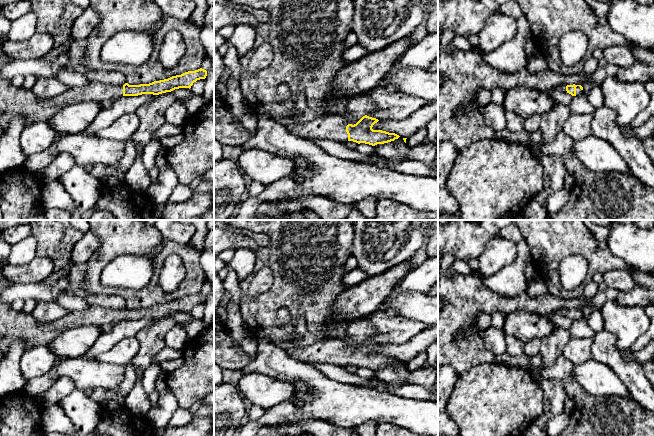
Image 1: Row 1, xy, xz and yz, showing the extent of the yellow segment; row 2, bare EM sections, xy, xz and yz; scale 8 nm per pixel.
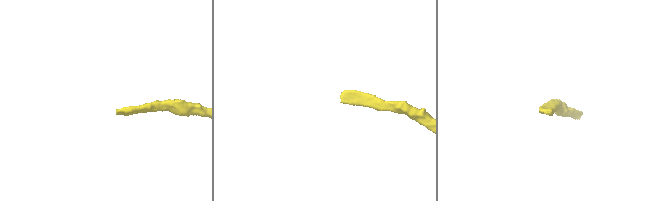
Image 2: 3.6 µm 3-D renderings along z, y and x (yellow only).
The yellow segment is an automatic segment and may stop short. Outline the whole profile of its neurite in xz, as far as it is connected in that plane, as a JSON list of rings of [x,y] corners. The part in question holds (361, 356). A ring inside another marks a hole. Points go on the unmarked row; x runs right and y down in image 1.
[[[333,339],[312,345],[293,345],[284,350],[292,359],[309,365],[327,363],[342,367],[353,365],[358,368],[365,367],[375,370],[394,365],[400,361],[395,357],[373,354],[373,349],[378,345],[376,342],[365,339],[352,349],[348,348],[343,340]]]

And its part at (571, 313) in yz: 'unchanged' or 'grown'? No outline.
grown

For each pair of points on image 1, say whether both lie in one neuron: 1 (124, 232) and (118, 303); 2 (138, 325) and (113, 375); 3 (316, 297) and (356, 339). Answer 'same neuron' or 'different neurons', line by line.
1: different neurons
2: different neurons
3: different neurons

